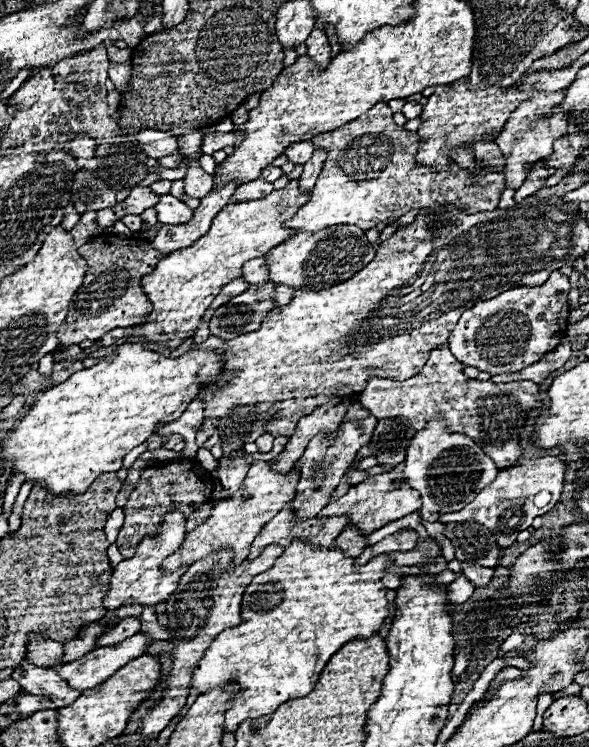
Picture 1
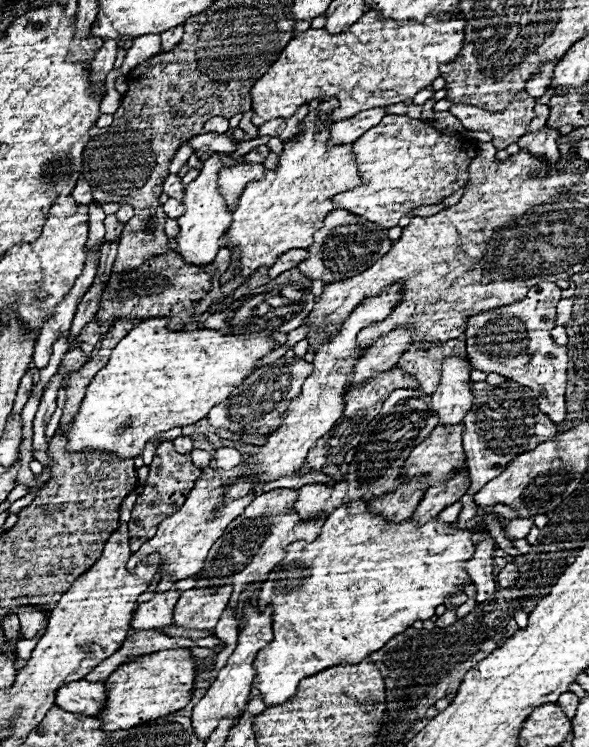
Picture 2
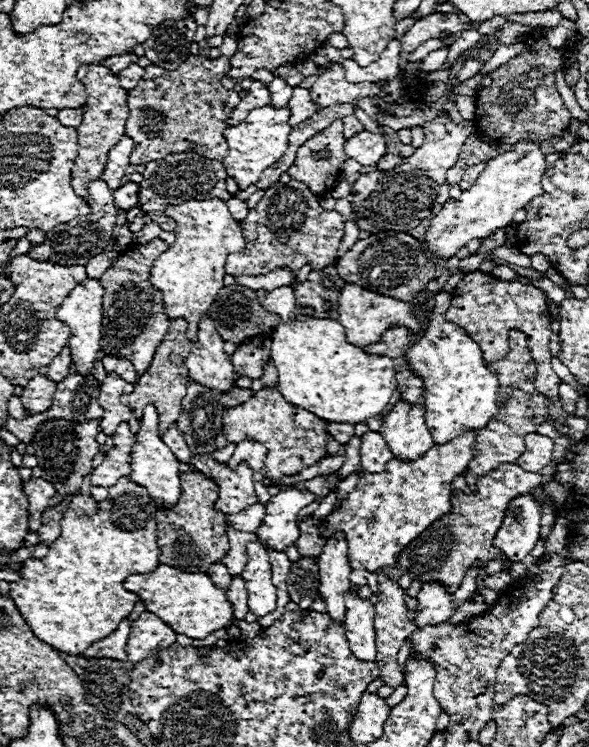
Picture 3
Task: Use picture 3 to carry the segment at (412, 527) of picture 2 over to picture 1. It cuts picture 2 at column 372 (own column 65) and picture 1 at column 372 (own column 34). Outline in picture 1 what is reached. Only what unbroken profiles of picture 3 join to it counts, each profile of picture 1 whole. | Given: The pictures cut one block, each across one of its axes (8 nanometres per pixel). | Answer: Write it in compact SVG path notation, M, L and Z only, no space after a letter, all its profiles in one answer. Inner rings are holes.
M304 542L290 544L276 560L276 564L258 574L252 584L244 592L242 602L242 624L236 628L228 628L216 636L212 646L206 650L204 658L198 662L194 670L192 688L198 688L200 694L210 690L212 686L226 684L230 680L236 680L242 690L236 694L232 708L226 710L226 728L224 730L236 730L240 722L258 718L264 714L276 712L276 708L288 700L306 696L320 672L324 670L326 662L338 652L340 646L354 638L370 638L376 632L380 632L384 620L388 618L388 602L386 592L388 588L382 584L382 574L392 566L426 566L432 564L434 558L440 556L440 544L430 542L418 542L408 552L390 552L372 558L364 566L356 566L354 560L346 554L342 554L338 548L322 548L322 546L310 546Z

